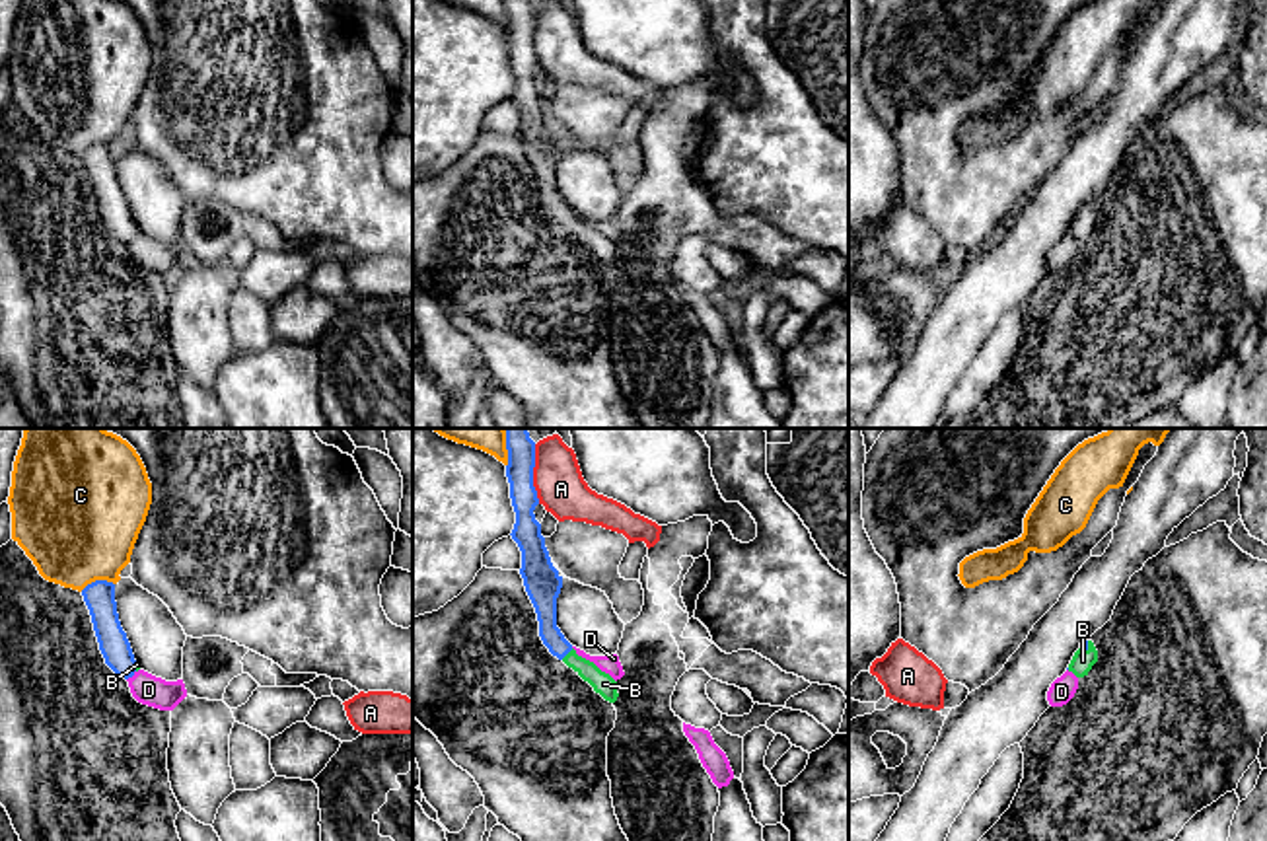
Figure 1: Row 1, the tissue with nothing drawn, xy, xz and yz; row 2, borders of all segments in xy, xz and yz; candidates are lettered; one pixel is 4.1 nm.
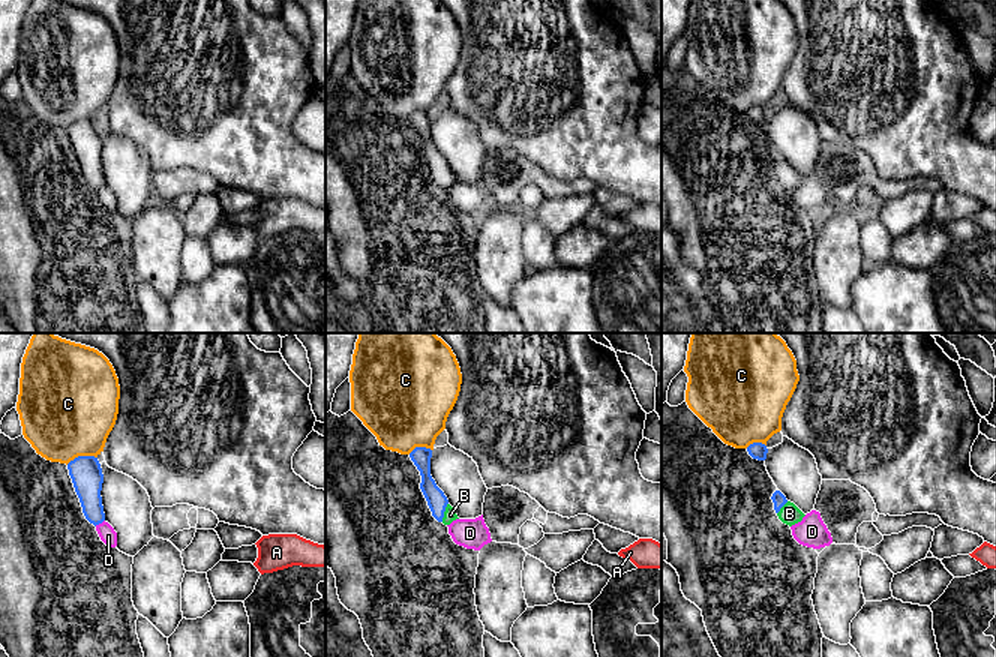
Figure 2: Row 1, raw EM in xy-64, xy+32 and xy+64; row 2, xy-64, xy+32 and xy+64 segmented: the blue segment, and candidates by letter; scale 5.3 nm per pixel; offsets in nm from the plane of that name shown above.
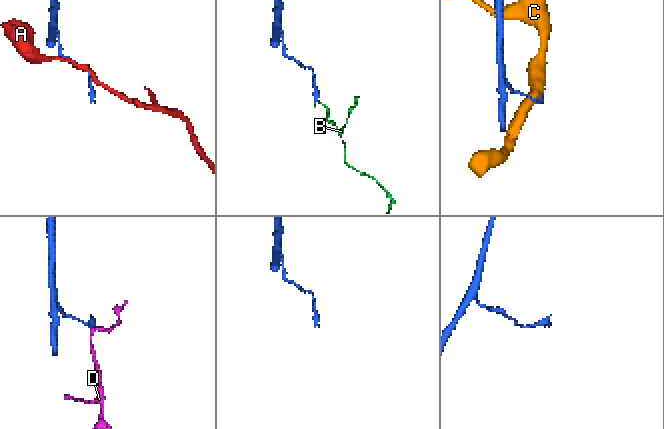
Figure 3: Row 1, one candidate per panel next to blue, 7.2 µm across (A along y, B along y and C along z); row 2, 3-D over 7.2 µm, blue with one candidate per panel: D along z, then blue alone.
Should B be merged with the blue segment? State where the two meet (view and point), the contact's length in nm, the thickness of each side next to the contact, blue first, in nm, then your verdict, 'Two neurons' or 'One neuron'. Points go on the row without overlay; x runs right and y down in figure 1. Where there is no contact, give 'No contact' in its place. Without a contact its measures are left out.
Touches blue at xz (567, 217). Shared border 70 nm. Thickness 110 nm (blue) against 90 nm. One neuron

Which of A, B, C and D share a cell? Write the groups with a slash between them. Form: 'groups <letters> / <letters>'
groups A / B / C / D

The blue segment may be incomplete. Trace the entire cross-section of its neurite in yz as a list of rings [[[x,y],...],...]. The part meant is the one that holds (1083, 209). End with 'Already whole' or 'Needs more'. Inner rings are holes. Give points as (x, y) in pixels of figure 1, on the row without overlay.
[[[1092,204],[1080,206],[1080,212],[1074,216],[1068,236],[1072,236],[1076,241],[1088,239],[1092,230],[1098,226],[1098,214]]]. Needs more

